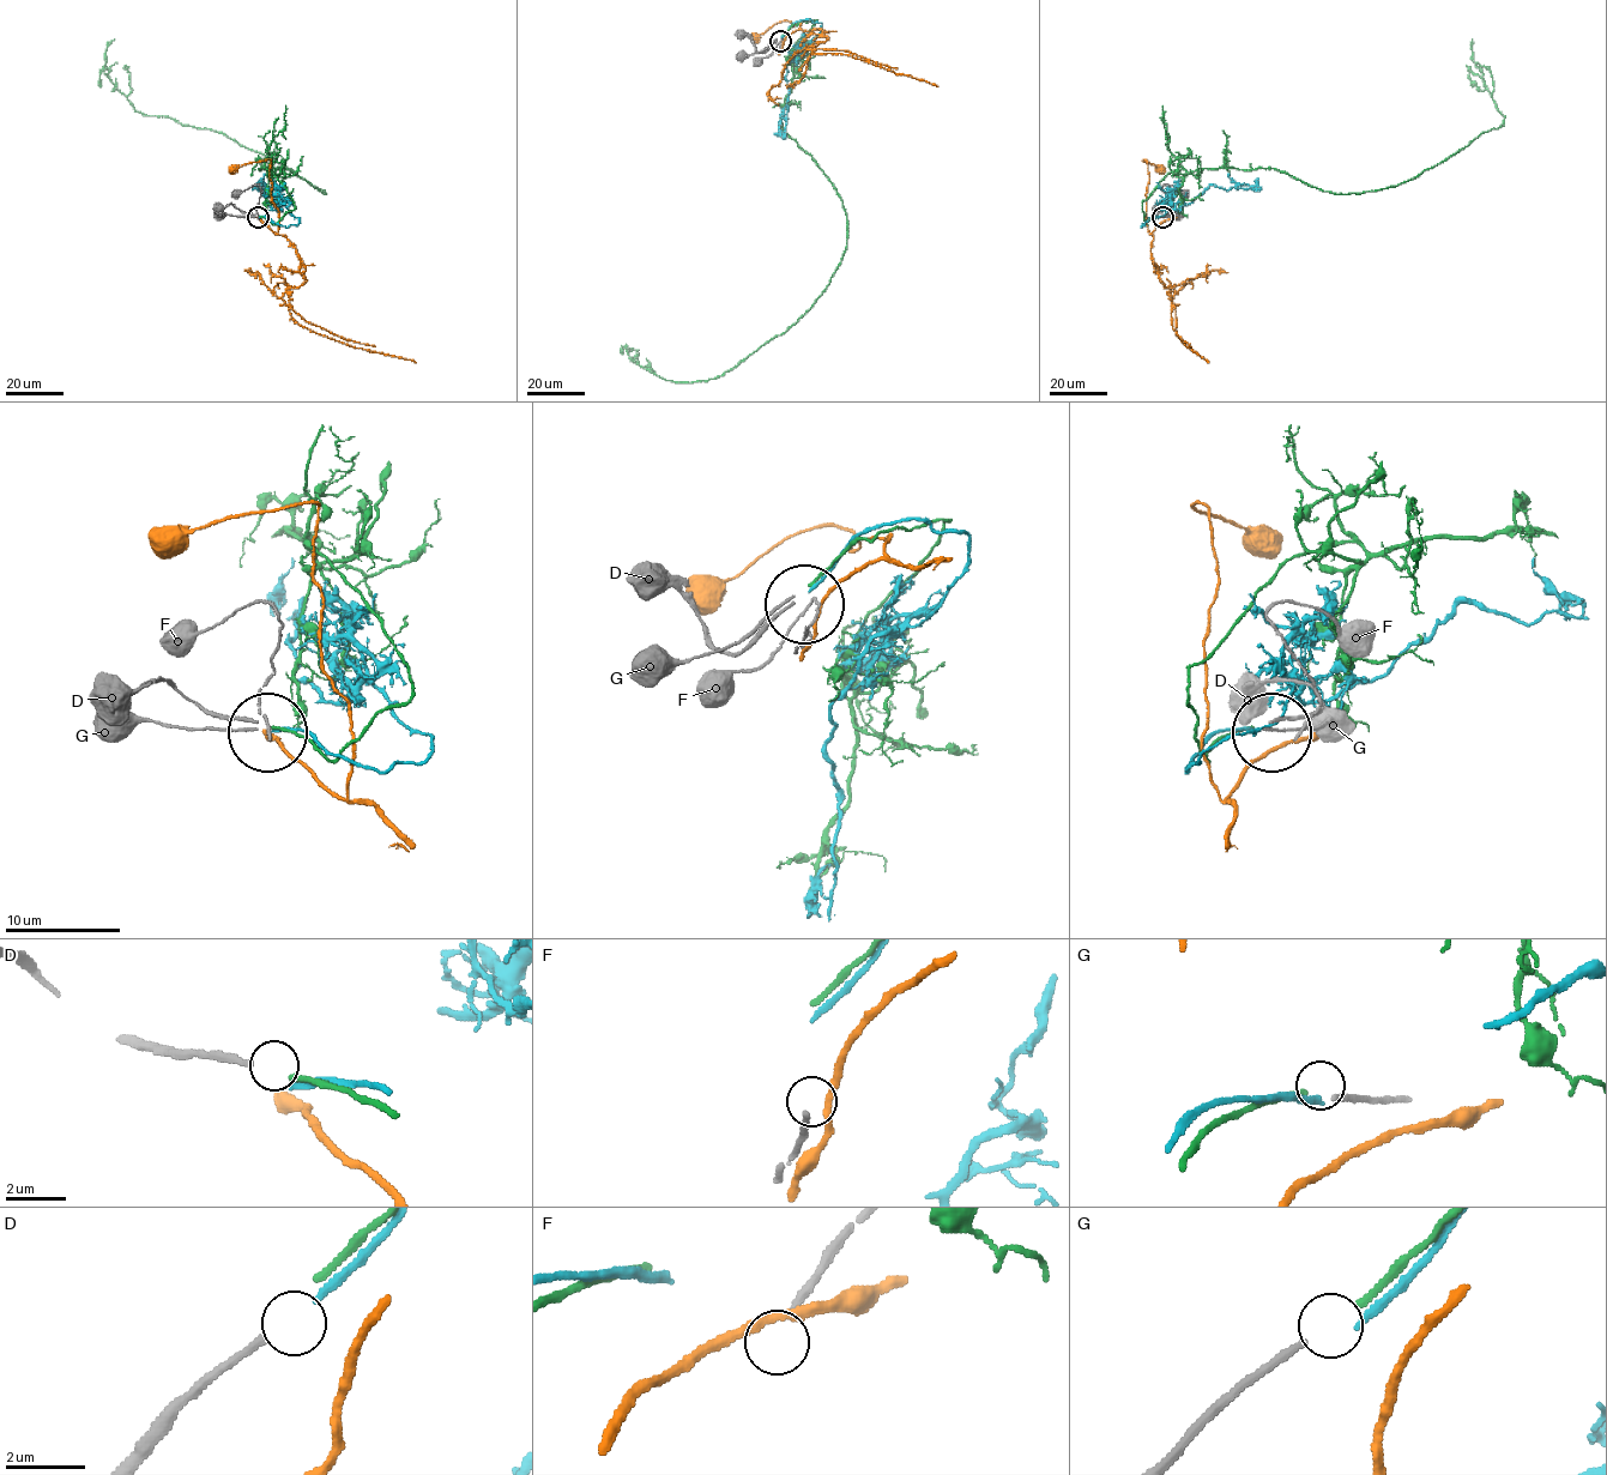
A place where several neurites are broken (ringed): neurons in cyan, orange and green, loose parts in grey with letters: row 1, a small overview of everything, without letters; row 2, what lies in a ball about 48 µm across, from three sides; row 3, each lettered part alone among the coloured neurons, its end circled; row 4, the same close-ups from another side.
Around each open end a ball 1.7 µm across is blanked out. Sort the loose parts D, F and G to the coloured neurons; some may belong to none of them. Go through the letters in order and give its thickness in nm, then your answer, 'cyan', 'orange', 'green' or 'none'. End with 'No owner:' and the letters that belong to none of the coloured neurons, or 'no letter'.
D: 200 nm thick; none
F: 200 nm thick; none
G: 200 nm thick; green
No owner: D, F

